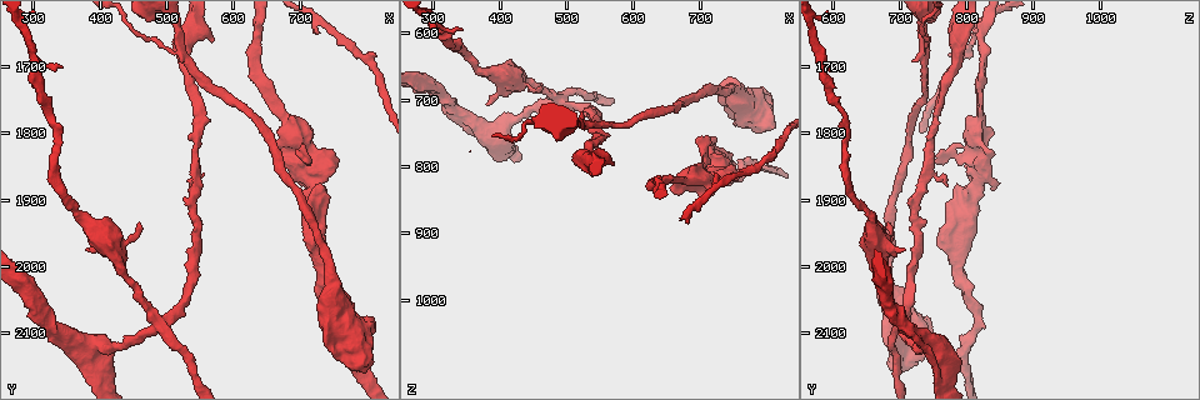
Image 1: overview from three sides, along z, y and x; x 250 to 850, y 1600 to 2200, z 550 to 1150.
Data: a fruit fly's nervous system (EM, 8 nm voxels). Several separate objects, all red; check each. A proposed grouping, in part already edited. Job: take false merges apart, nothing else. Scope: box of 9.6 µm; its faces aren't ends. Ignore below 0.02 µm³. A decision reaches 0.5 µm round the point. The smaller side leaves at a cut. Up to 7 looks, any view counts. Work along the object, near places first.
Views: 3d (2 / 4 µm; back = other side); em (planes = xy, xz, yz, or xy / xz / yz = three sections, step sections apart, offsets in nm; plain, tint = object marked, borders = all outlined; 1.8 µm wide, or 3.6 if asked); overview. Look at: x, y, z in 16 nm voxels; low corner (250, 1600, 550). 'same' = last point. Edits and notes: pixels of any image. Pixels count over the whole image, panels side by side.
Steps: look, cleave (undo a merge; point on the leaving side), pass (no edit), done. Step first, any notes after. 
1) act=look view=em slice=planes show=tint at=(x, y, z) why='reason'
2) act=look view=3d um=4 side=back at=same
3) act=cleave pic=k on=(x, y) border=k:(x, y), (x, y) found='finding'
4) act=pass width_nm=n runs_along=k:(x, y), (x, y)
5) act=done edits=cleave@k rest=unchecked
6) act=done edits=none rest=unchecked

act=look view=em slice=xz step=16 show=tint at=(490, 2080, 700) why='four arms meet'

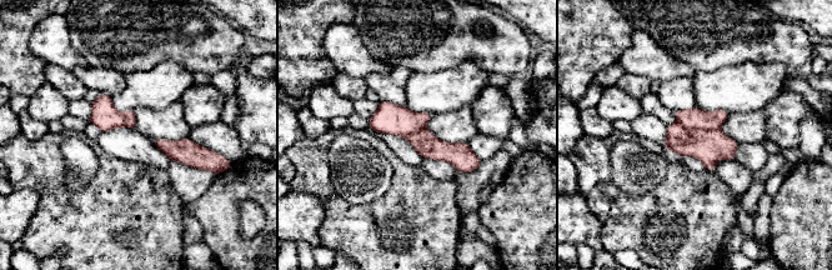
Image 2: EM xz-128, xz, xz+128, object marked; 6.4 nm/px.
act=look view=em slice=planes show=tint at=same

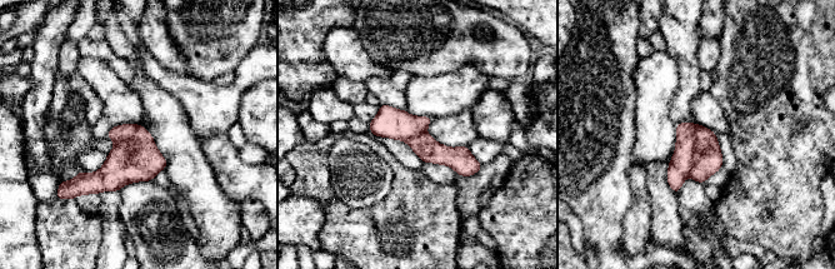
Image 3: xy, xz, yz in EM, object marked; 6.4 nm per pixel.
act=cleave pic=3 on=(679, 169) border=3:(698, 125), (693, 165), (688, 175) found='a second neuron is stuck on'

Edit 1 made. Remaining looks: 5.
act=look view=overview why='see it whole again'

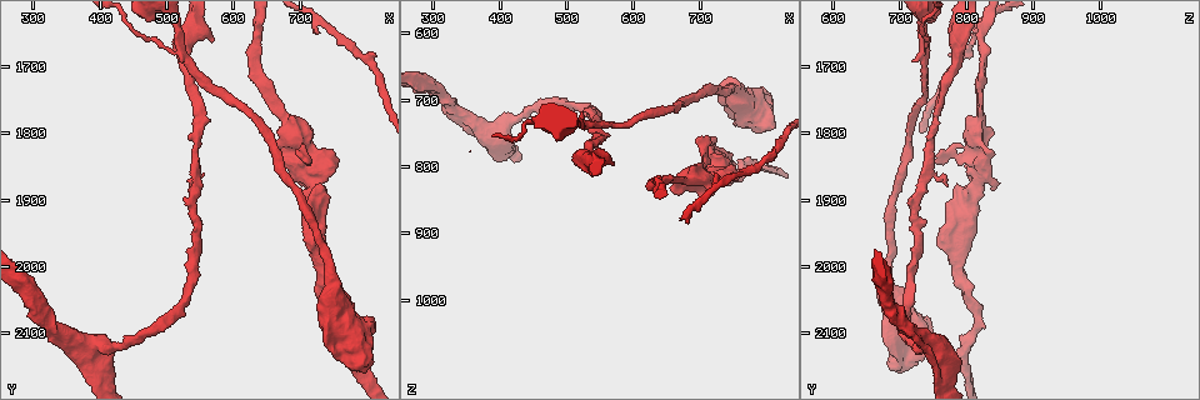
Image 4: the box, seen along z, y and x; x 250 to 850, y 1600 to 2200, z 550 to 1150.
act=look view=em slice=planes show=tint at=(725, 1855, 815) why='looks like a crossing'

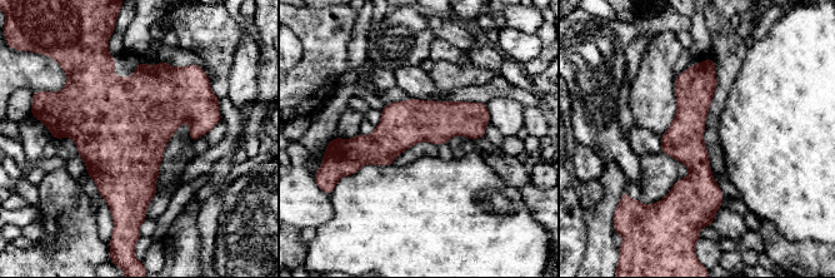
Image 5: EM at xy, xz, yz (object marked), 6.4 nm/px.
act=pass runs_along=5:(711, 64), (694, 88), (693, 213) found='one neuron here'

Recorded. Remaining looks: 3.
act=done edits=cleave@3 rest=unchecked

